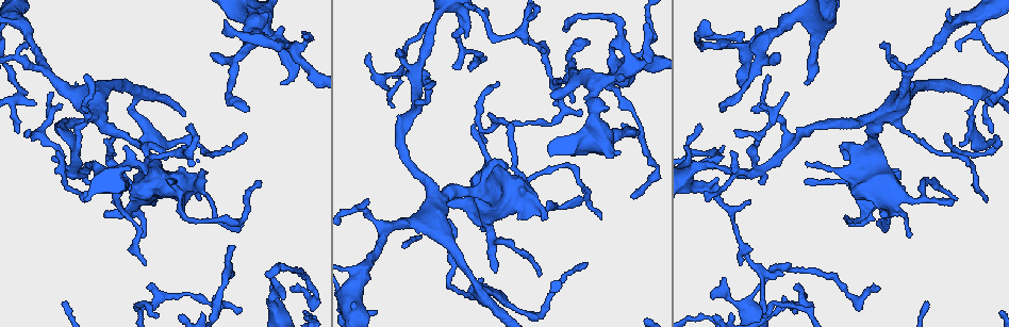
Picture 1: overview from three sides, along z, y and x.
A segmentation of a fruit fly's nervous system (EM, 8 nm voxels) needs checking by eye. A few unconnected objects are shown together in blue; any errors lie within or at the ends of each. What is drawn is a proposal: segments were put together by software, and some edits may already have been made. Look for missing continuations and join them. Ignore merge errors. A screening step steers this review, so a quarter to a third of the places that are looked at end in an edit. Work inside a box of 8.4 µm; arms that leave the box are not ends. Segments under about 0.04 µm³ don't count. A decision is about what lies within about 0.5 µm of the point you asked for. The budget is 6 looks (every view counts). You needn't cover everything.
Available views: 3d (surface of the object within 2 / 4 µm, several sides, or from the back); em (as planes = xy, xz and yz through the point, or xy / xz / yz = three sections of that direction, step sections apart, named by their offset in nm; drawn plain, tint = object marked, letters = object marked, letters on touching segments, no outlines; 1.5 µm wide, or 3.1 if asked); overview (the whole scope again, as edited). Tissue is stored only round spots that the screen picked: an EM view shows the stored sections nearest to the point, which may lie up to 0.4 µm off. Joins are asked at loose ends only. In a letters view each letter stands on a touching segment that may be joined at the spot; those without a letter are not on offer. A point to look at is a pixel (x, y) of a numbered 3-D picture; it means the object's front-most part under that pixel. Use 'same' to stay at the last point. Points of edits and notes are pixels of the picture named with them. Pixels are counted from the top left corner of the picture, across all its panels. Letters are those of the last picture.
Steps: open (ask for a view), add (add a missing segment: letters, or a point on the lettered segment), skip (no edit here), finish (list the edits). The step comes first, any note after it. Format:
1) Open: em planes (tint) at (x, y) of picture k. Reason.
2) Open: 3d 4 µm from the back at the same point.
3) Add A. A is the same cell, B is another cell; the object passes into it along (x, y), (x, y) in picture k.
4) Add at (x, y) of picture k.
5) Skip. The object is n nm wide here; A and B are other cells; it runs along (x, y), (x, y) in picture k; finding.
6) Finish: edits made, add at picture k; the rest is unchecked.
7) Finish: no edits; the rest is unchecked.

Open: em xz step 4 (letters) at (588, 263) of picture 1. An open end.

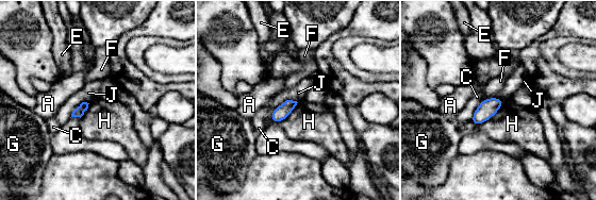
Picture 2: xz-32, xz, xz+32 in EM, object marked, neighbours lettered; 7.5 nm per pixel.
Open: em planes (letters) at the same point.

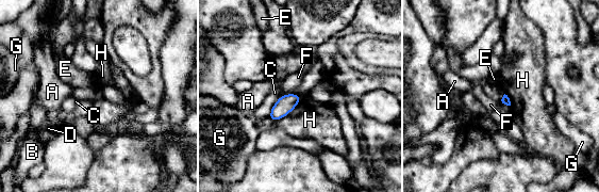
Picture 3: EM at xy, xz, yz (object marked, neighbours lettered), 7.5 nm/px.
Skip. The longest contact is with H, 260 nm; A, B, C, D, E, F, G and H are other cells; a border runs along (302, 98), (287, 114), (276, 121) in picture 3; none of them fits.

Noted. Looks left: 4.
Open: em 3.1 µm xz step 8 (letters) at (104, 216) of picture 1. Branch stops here.

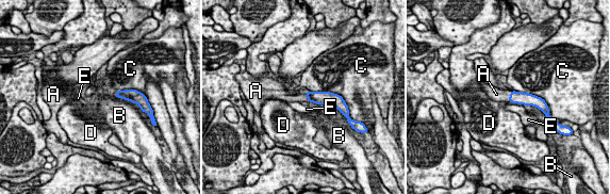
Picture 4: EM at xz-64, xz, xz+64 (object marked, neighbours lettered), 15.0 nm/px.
Open: em 3.1 µm planes (letters) at the same point.

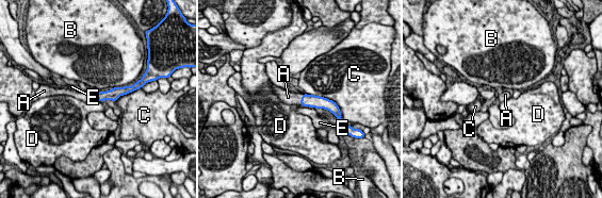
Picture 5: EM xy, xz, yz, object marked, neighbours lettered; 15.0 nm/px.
Add A. The longest contact is with C, 500 nm; A is the same cell, B, C, D and E are other cells; the object passes into it along (307, 100), (300, 99), (288, 97) in picture 5; the cell continues.

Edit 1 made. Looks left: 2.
Open: overview. See it whole again.

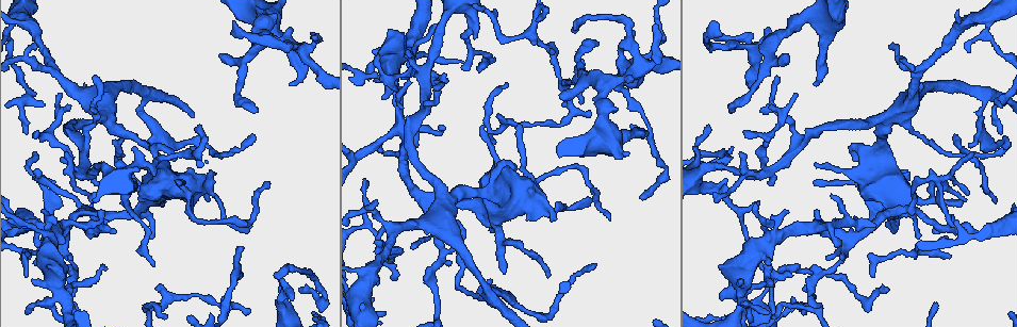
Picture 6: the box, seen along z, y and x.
Open: em planes (letters) at (396, 280) of picture 6. Branch stops here.

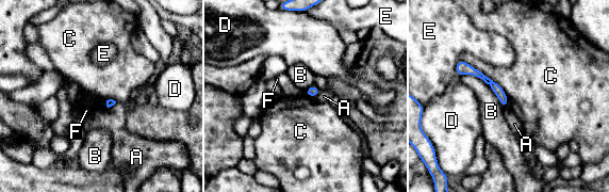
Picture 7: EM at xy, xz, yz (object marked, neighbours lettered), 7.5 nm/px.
Skip. A, B, C, D, E and F are other cells; no lettered segment goes on from it.

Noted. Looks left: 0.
Finish: edits made, add at picture 5; the rest is unchecked.

